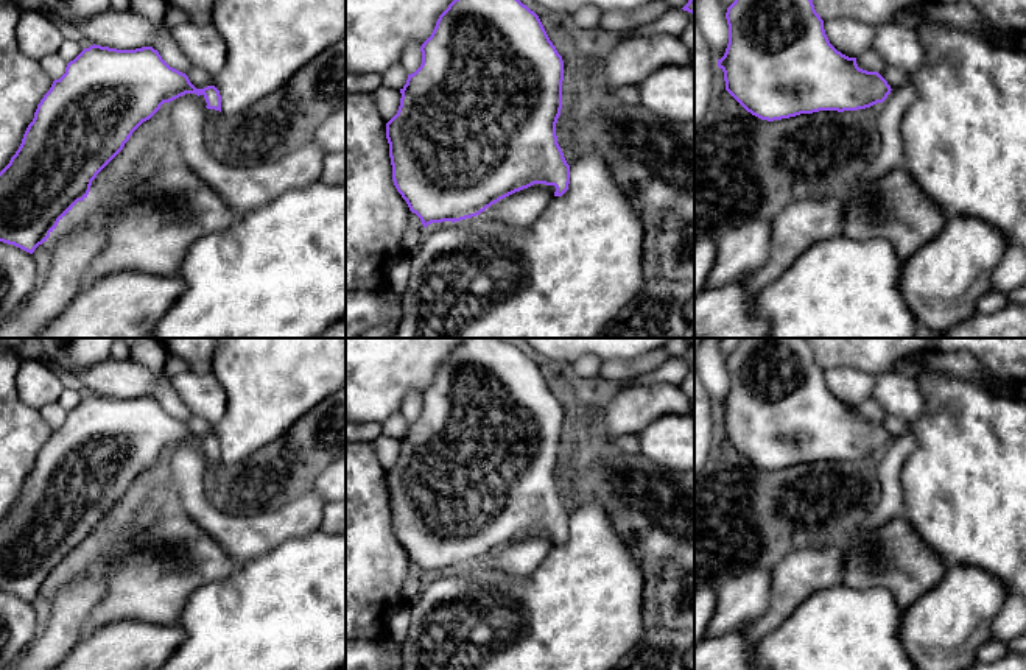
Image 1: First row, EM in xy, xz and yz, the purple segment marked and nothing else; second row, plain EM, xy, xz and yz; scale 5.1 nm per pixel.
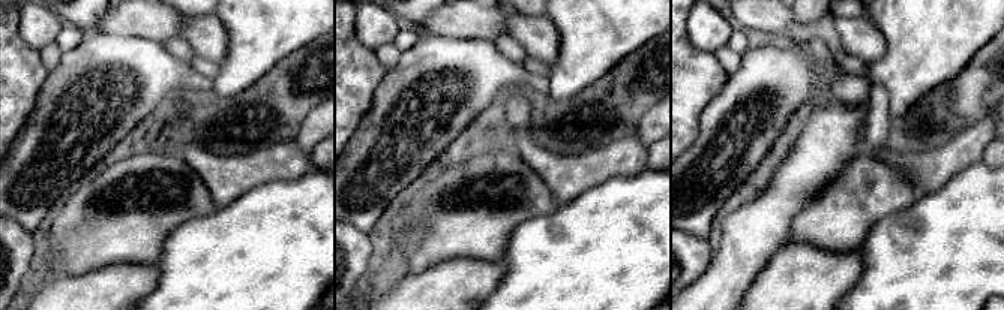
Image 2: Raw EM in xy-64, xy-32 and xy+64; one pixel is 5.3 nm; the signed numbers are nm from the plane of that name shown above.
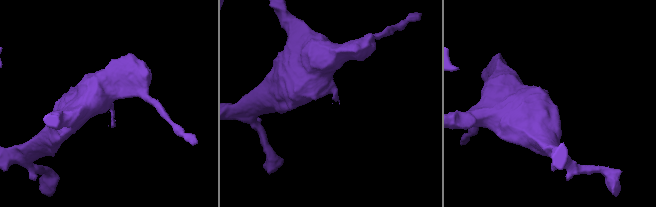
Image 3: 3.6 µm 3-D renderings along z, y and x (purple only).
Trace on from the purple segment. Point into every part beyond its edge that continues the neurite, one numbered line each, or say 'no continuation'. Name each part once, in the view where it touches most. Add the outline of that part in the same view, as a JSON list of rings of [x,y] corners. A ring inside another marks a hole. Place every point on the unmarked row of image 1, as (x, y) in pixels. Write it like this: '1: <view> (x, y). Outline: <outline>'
1: xy (209, 482). Outline: [[[199,444],[199,449],[201,449],[202,455],[206,457],[207,452],[206,452],[204,444]],[[206,457],[206,463],[207,463],[207,471],[206,471],[204,485],[206,485],[206,494],[209,495],[210,491],[212,491],[212,486],[213,486],[213,478],[212,478],[212,474],[210,474],[210,471],[209,471],[209,466],[210,466],[210,464],[220,464],[221,461],[220,461],[220,460],[215,460],[215,458],[207,458],[207,457]]]

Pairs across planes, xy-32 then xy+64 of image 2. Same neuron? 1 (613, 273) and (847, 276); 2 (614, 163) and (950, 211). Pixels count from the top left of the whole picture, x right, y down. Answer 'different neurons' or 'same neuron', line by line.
1: different neurons
2: different neurons

